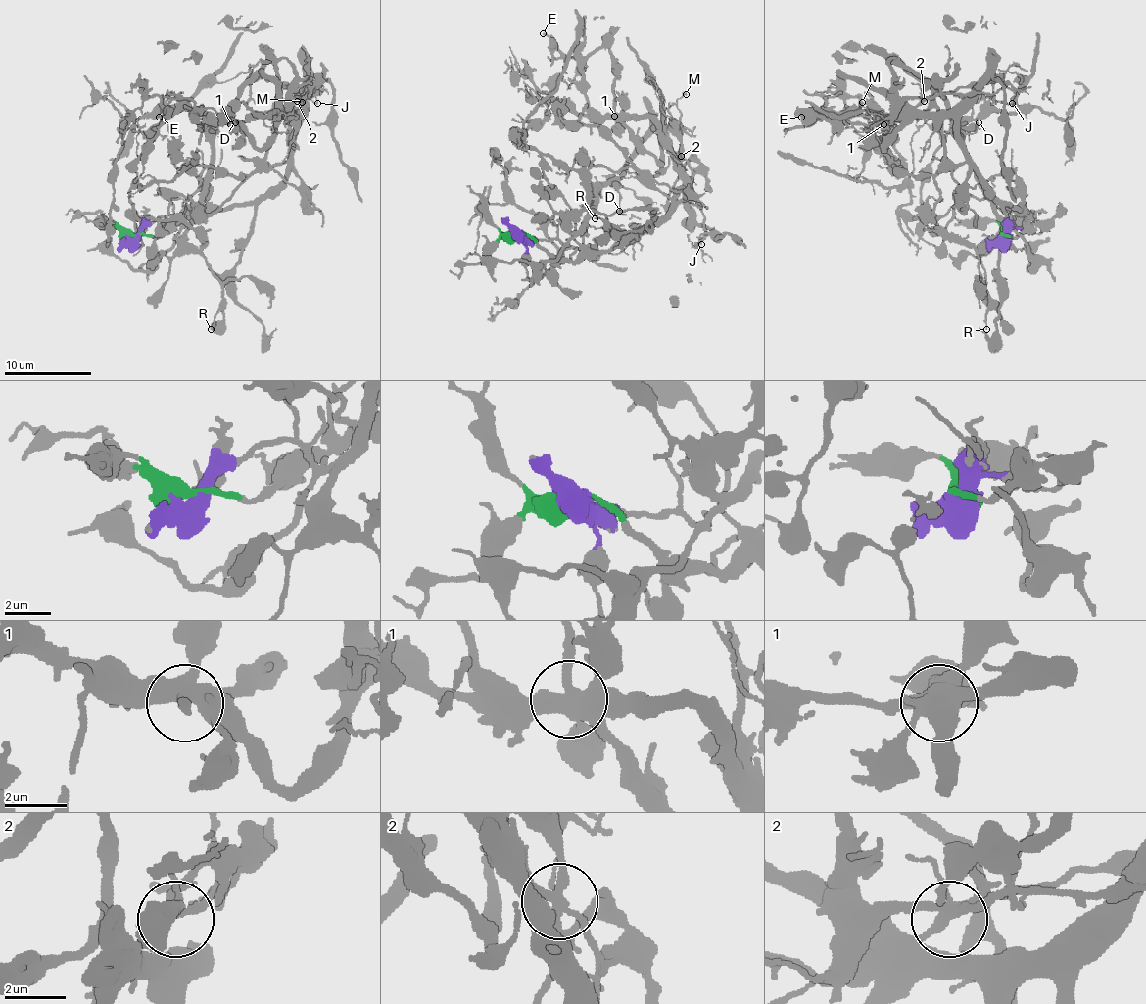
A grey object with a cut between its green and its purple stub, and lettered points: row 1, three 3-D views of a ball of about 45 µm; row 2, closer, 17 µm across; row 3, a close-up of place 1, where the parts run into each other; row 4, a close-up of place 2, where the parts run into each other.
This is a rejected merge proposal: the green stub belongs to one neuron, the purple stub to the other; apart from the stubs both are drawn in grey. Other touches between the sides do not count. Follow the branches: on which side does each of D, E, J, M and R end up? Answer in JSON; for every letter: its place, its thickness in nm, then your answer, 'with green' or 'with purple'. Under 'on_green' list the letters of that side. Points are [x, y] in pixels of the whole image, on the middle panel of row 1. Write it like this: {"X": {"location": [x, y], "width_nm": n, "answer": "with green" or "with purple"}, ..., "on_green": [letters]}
{"D": {"location": [619, 211], "width_nm": 130, "answer": "with purple"}, "E": {"location": [543, 33], "width_nm": 160, "answer": "with green"}, "J": {"location": [701, 244], "width_nm": 100, "answer": "with green"}, "M": {"location": [686, 94], "width_nm": 140, "answer": "with green"}, "R": {"location": [595, 218], "width_nm": 130, "answer": "with purple"}, "on_green": ["E", "J", "M"]}

